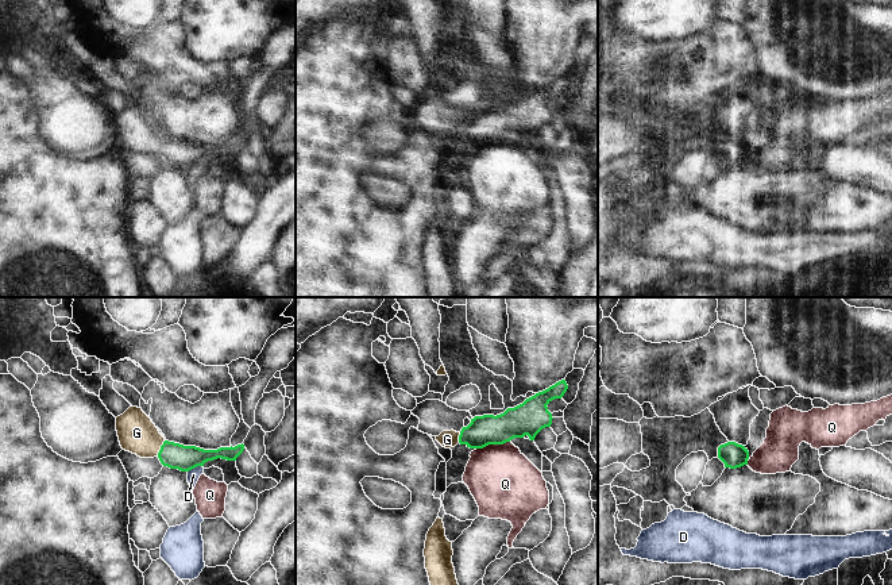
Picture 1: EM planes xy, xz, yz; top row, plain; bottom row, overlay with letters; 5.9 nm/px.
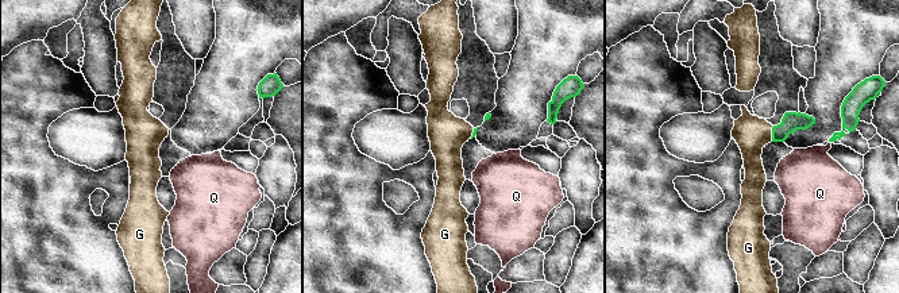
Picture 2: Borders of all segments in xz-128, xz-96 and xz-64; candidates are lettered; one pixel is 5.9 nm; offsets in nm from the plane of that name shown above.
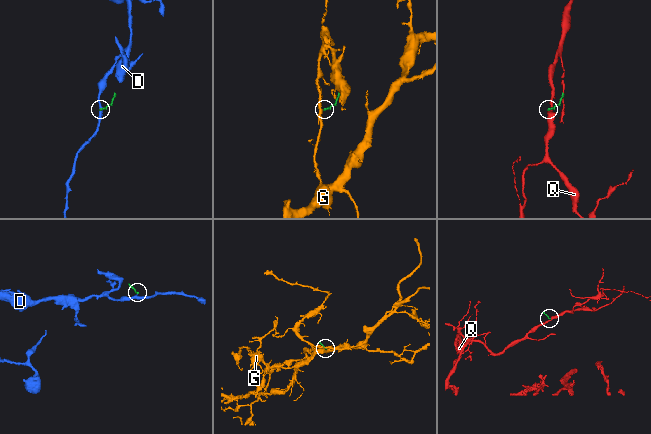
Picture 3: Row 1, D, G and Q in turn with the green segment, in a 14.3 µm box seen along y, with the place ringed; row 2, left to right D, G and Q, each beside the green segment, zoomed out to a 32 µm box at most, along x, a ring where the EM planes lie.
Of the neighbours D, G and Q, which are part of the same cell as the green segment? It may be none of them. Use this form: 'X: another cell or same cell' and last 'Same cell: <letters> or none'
D: another cell
G: same cell
Q: another cell
Same cell: G

